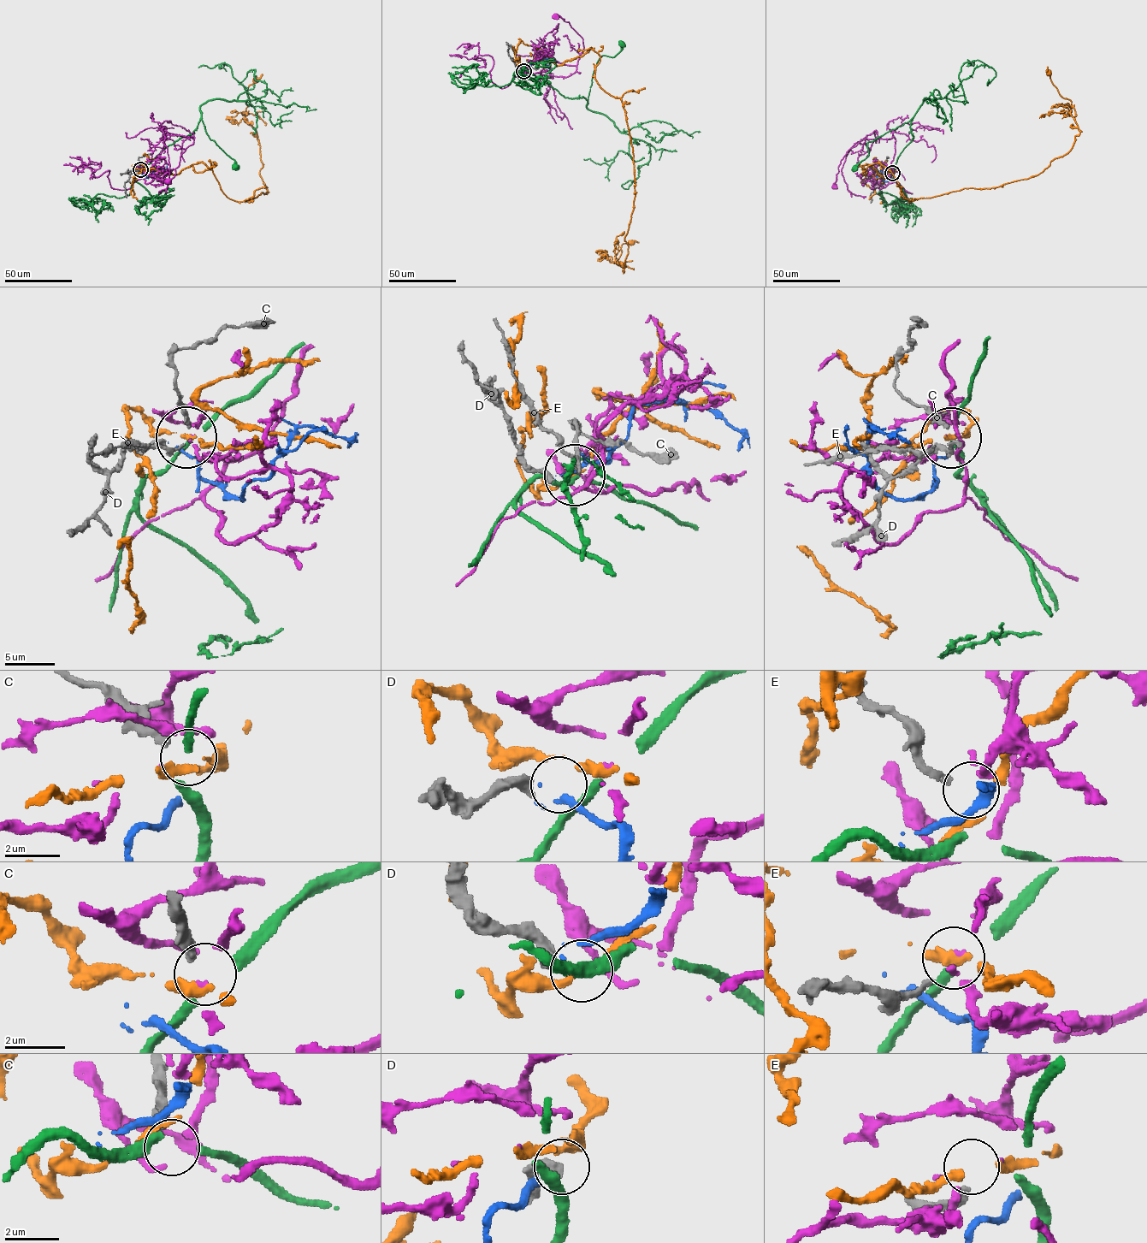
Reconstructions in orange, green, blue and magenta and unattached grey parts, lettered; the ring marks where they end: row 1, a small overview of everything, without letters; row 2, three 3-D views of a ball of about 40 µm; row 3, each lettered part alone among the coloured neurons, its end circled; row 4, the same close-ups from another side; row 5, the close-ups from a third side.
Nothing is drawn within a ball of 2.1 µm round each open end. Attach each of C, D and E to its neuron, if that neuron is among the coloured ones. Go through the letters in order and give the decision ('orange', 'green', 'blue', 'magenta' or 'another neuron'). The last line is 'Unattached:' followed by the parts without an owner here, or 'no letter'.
C: another neuron
D: another neuron
E: another neuron
Unattached: C, D, E

